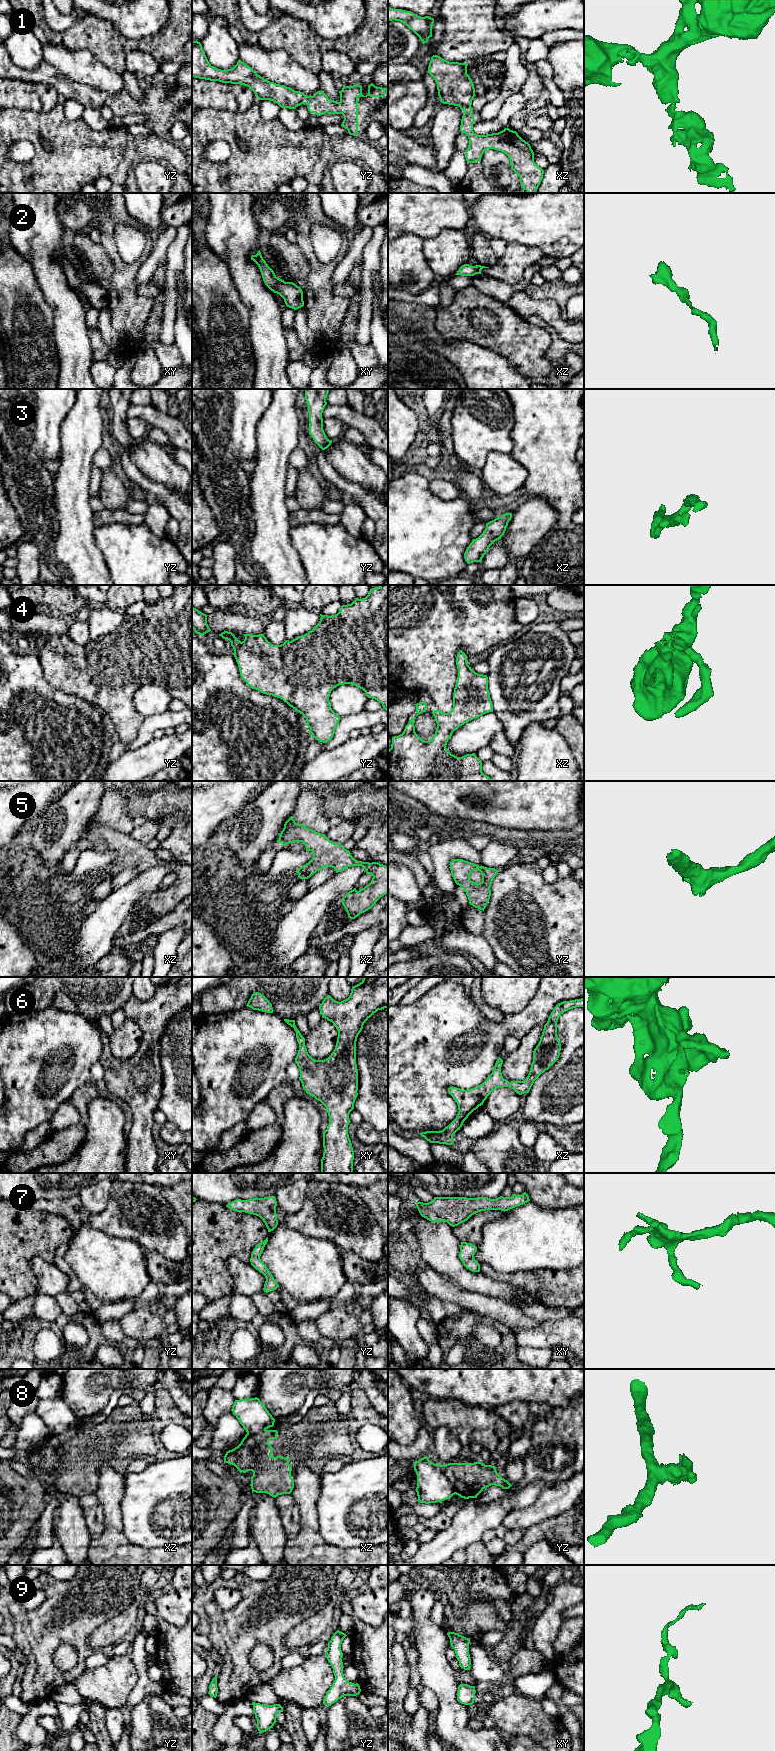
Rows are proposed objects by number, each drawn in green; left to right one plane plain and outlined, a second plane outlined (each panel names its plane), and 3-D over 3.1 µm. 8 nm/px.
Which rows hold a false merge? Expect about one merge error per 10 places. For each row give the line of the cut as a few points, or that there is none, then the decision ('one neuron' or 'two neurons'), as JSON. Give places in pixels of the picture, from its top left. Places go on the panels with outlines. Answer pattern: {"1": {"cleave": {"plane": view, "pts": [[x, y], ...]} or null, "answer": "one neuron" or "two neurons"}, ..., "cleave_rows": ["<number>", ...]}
{"1": {"cleave": null, "answer": "one neuron"}, "2": {"cleave": null, "answer": "one neuron"}, "3": {"cleave": null, "answer": "one neuron"}, "4": {"cleave": null, "answer": "one neuron"}, "5": {"cleave": null, "answer": "one neuron"}, "6": {"cleave": null, "answer": "one neuron"}, "7": {"cleave": null, "answer": "one neuron"}, "8": {"cleave": {"plane": "yz", "pts": [[442, 1465], [443, 1472], [455, 1493]]}, "answer": "two neurons"}, "9": {"cleave": null, "answer": "one neuron"}, "cleave_rows": ["8"]}

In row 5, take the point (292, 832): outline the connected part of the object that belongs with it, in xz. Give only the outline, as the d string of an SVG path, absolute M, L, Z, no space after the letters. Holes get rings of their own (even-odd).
M293 816L285 822L277 842L283 845L302 842L306 851L313 852L312 859L296 869L302 880L310 878L325 867L332 867L338 873L351 866L361 866L366 874L373 876L364 888L359 891L354 888L343 897L341 902L350 919L368 911L382 896L388 894L388 866L354 859L343 845L330 841L325 834L309 829L306 825L296 823Z

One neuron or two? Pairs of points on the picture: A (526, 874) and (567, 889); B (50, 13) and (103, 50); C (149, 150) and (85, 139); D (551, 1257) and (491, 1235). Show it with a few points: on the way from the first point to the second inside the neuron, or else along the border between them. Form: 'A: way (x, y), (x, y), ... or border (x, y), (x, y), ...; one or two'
A: way (536, 884), (539, 887), (557, 887); one
B: border (78, 17), (60, 31), (53, 31), (46, 24); two
C: way (133, 148), (101, 149); one
D: way (536, 1242), (506, 1241); one

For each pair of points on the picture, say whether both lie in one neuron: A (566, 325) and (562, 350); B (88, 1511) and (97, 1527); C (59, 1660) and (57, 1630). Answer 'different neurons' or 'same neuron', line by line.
A: different neurons
B: same neuron
C: different neurons

